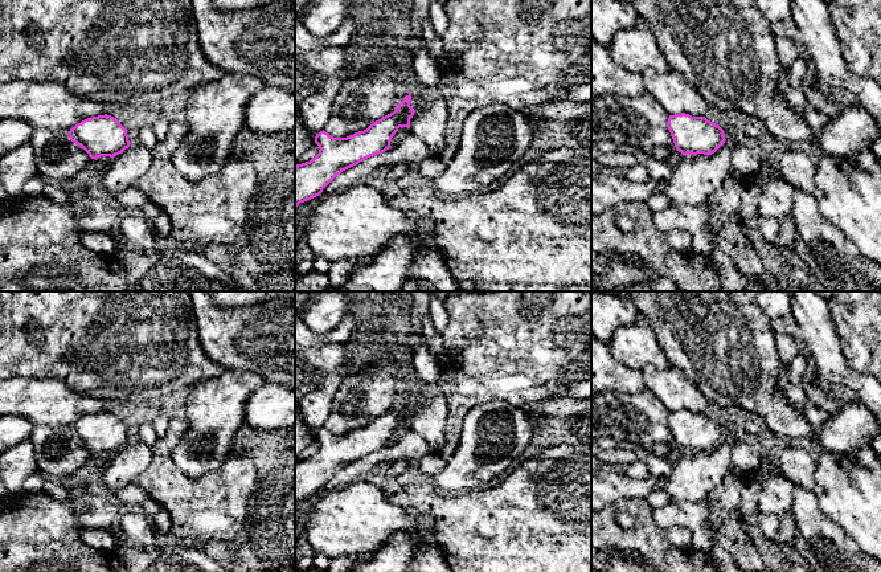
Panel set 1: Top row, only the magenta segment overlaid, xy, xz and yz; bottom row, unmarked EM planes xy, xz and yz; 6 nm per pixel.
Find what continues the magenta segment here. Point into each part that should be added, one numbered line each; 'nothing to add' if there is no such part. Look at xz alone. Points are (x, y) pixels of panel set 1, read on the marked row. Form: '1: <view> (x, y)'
nothing to add

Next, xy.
nothing to add

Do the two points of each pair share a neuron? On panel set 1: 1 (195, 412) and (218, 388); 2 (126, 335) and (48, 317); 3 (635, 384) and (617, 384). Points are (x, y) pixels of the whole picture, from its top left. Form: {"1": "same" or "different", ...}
{"1": "same", "2": "same", "3": "same"}

